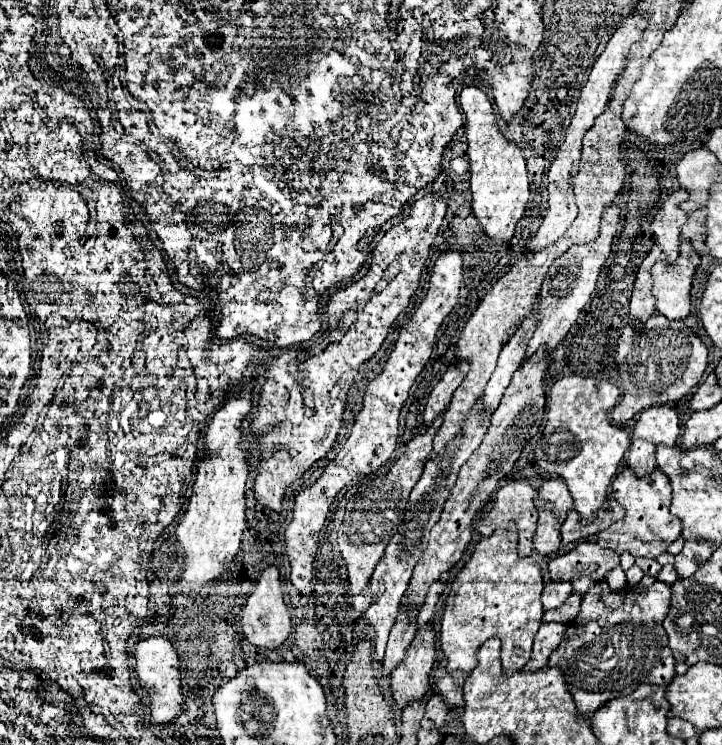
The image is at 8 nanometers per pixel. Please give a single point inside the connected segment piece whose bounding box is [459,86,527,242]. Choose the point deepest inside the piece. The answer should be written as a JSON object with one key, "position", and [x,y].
{"position":[497,166]}

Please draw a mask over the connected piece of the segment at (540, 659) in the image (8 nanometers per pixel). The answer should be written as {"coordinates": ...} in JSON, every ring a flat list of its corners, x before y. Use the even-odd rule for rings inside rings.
{"coordinates":[[543,622,539,626,539,632,535,634,533,652,531,652,531,658,525,664,523,672,537,672,537,670,545,668,551,652,563,642,563,636,565,636,565,624]]}

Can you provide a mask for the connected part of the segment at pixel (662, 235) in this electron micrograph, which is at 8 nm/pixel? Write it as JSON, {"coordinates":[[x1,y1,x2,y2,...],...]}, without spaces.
{"coordinates":[[681,190,677,192,677,208,673,202,673,196,669,196,669,200,665,200,665,204,661,204,661,212,657,212,657,216,653,216,653,240,655,244,663,250,663,256,667,262,675,262,679,256,677,244,679,244,679,232,681,226,687,220,687,214,679,208,679,204,685,200,687,192]]}

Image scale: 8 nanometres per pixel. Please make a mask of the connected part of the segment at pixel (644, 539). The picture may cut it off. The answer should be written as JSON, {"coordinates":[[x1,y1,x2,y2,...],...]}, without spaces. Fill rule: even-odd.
{"coordinates":[[623,468,611,484,611,494,625,508,625,518,621,518,611,528,597,534,597,544,599,546,609,548,617,554,629,552,635,558,637,556,657,558,681,534,681,520,677,520,669,512,671,488,669,488,669,480,663,472,653,470,649,476,637,478,633,474,633,470]]}

